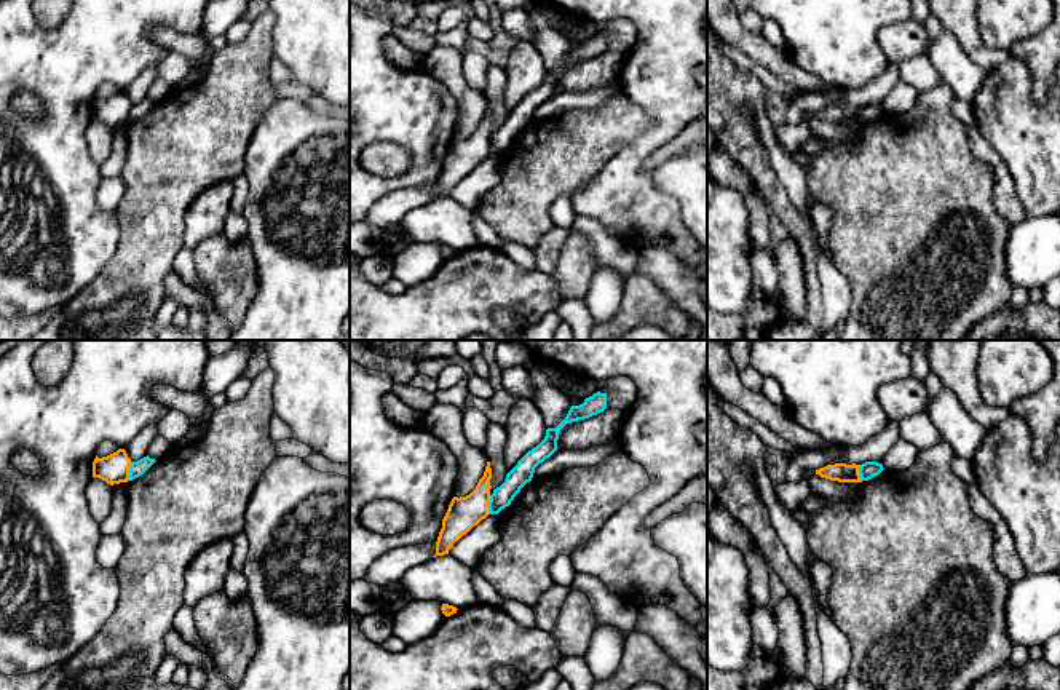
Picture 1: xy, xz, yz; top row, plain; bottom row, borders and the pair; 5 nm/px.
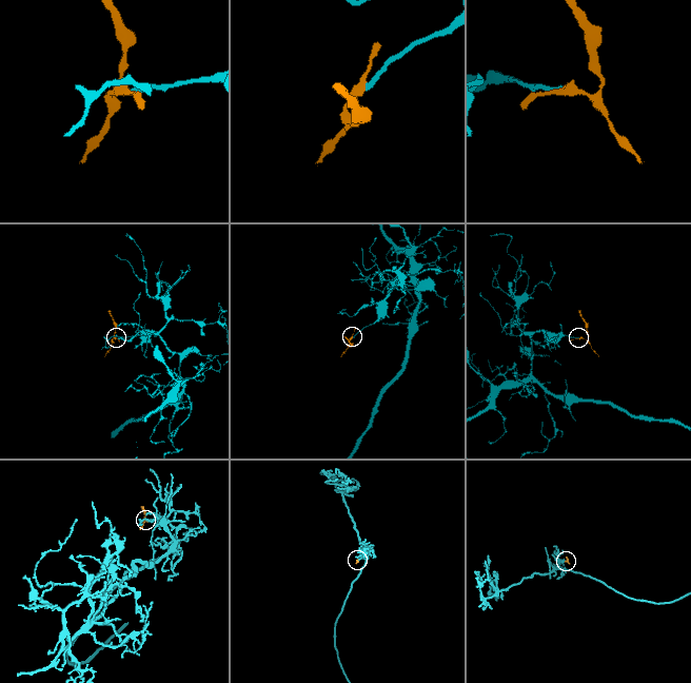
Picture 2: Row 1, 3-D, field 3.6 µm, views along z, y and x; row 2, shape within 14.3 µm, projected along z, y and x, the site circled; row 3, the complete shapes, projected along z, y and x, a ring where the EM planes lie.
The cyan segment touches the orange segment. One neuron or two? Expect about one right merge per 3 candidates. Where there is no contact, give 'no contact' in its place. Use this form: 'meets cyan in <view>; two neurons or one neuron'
meets cyan in xy; two neurons

